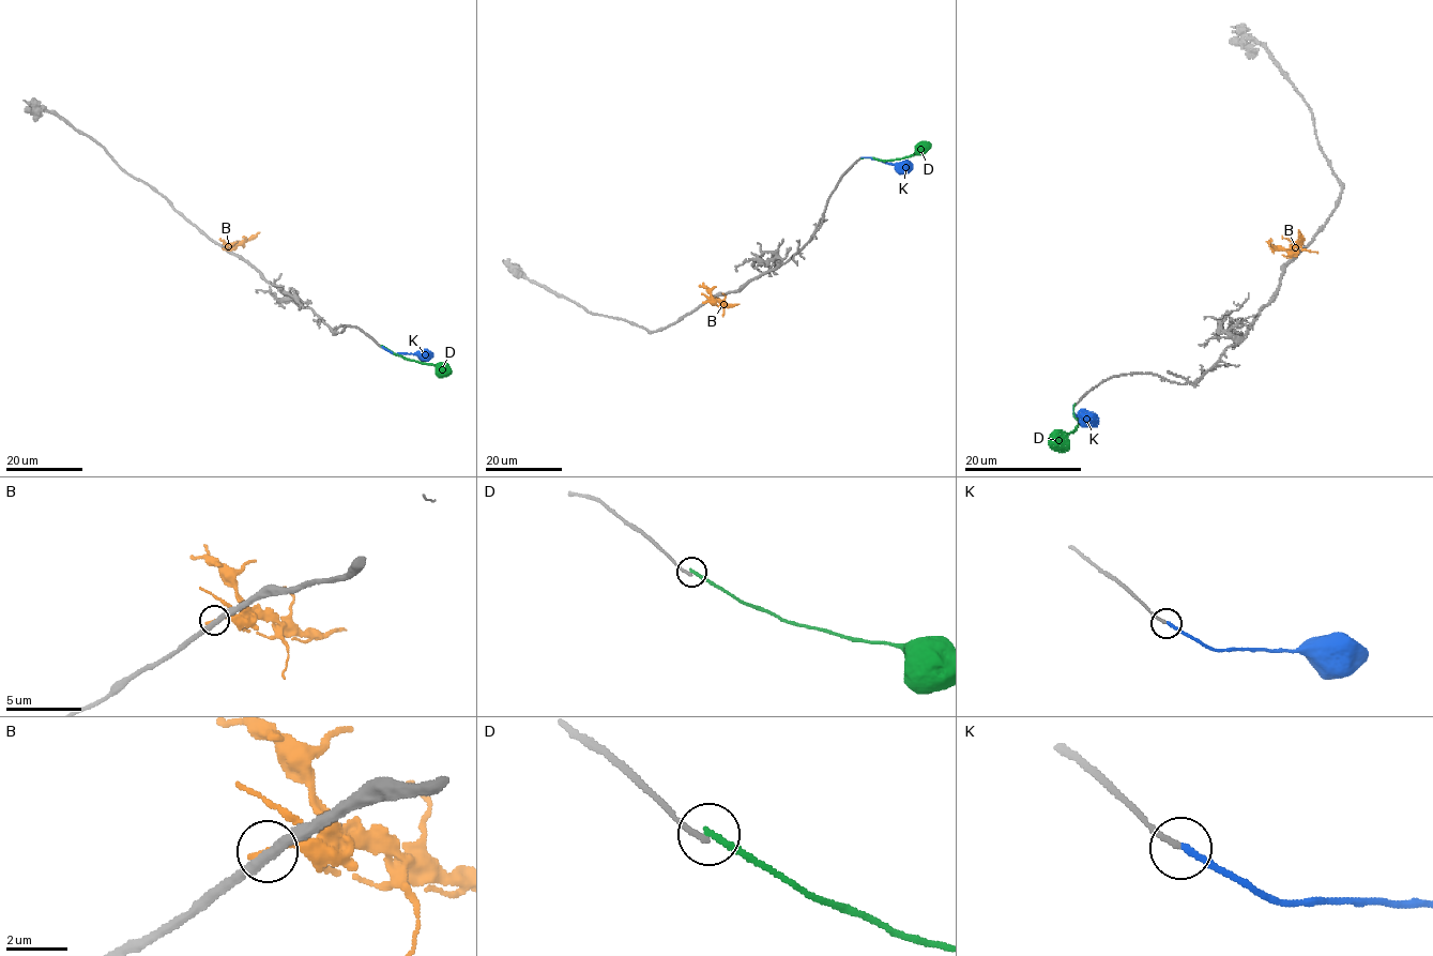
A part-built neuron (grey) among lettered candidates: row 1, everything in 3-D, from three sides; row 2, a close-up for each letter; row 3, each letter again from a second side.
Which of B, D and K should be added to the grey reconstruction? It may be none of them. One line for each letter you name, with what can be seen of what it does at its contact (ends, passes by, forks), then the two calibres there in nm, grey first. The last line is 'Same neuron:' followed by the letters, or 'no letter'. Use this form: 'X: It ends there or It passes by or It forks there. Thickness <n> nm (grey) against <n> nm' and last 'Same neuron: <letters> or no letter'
K: It ends there. Thickness 160 nm (grey) against 190 nm
Same neuron: K

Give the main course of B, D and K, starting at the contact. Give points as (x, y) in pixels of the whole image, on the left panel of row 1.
B: (226, 248), (235, 247), (259, 232)
D: (382, 346), (407, 359), (440, 365), (448, 373)
K: (382, 347), (394, 353), (427, 352), (432, 355)

